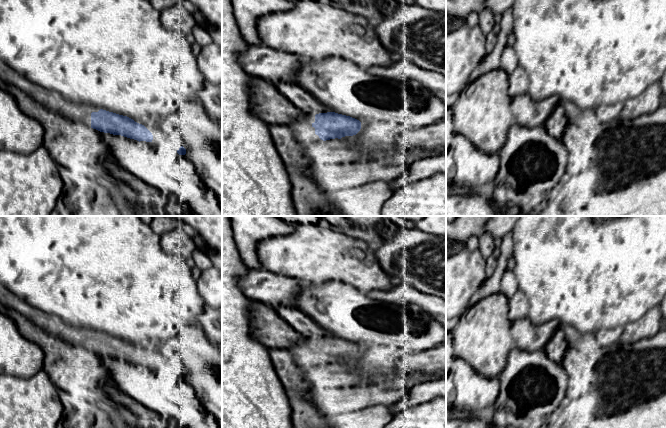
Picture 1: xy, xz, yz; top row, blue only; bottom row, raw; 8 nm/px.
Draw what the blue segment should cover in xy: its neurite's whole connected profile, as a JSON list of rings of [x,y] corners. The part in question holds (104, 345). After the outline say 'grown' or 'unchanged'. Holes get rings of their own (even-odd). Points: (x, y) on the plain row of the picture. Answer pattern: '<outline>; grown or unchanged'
[[[0,283],[0,303],[15,310],[44,331],[58,337],[65,345],[82,347],[100,356],[121,359],[137,365],[152,366],[152,357],[133,343],[100,332],[75,328],[59,322],[53,315],[30,305]]]; grown

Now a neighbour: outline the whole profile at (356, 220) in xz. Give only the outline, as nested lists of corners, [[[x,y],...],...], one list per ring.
[[[344,216],[355,226],[374,226],[381,219],[386,218],[387,216]]]

